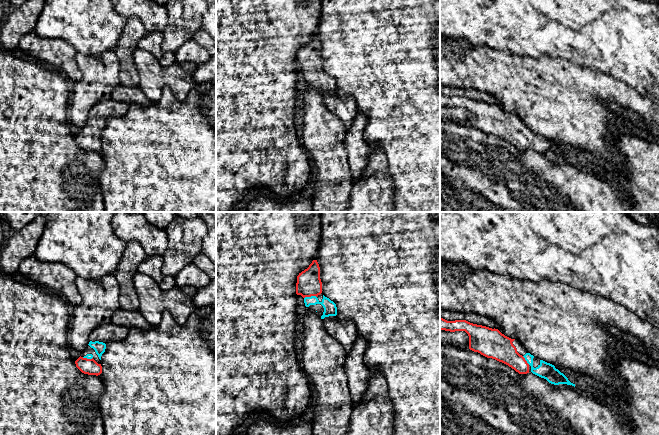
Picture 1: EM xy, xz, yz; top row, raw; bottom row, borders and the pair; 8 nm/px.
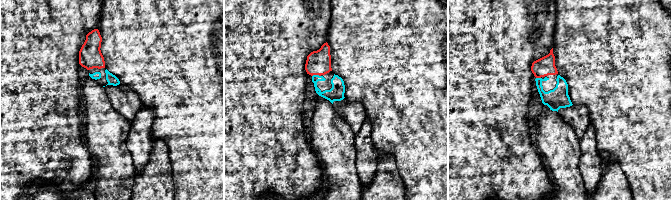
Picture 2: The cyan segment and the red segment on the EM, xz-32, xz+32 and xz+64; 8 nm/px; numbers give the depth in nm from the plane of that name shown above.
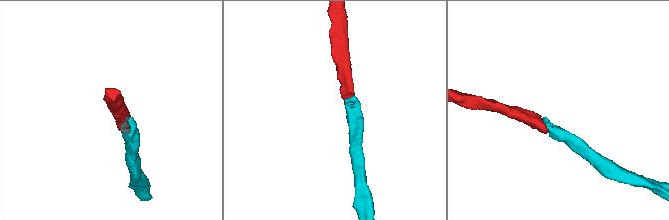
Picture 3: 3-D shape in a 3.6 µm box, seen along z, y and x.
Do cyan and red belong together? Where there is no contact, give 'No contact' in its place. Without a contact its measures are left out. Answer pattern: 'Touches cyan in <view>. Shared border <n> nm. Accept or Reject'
Touches cyan in xz. Shared border 110 nm. Accept

